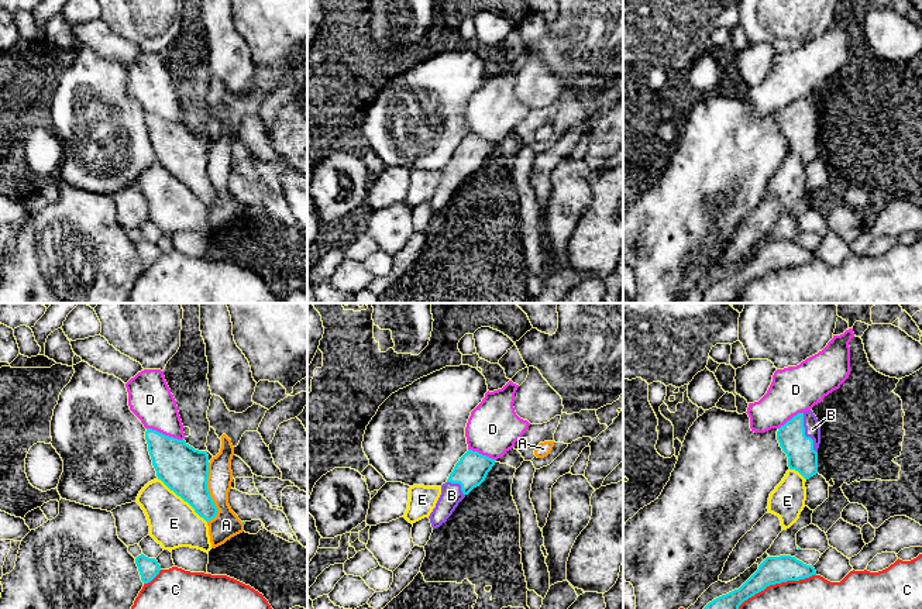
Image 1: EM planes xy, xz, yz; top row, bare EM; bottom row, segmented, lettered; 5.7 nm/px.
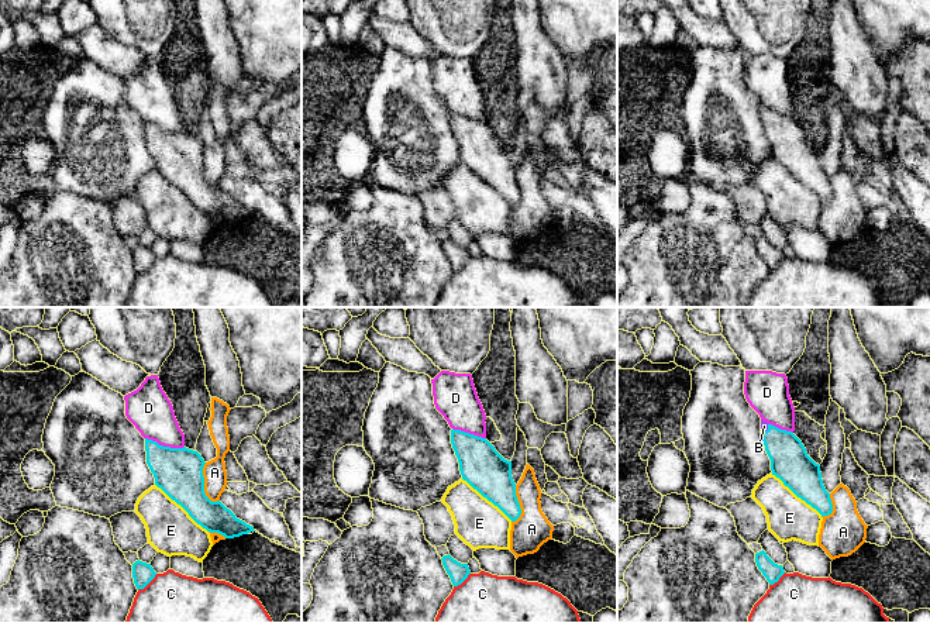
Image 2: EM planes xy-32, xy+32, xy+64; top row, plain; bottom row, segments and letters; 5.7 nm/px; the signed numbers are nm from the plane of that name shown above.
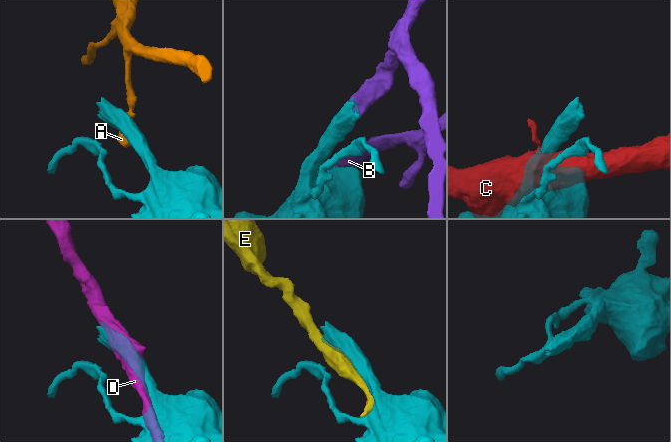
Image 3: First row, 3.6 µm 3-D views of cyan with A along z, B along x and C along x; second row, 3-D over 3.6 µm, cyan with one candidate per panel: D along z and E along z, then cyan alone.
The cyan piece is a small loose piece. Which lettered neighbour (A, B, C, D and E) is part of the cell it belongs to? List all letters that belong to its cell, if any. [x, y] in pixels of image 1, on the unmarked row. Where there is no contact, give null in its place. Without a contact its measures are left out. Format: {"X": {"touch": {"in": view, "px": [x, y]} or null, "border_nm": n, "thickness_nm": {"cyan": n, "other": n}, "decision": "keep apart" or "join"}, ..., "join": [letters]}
{"A": {"touch": {"in": "xy", "px": [209, 176]}, "border_nm": 340, "thickness_nm": {"cyan": 280, "other": 160}, "decision": "keep apart"}, "B": {"touch": {"in": "yz", "px": [804, 119]}, "border_nm": 240, "thickness_nm": {"cyan": 160, "other": 90}, "decision": "join"}, "C": {"touch": {"in": "yz", "px": [773, 268]}, "border_nm": 500, "thickness_nm": {"cyan": 160, "other": 440}, "decision": "keep apart"}, "D": {"touch": {"in": "xy", "px": [164, 119]}, "border_nm": 220, "thickness_nm": {"cyan": 280, "other": 240}, "decision": "keep apart"}, "E": {"touch": {"in": "xy", "px": [182, 182]}, "border_nm": 380, "thickness_nm": {"cyan": 280, "other": 280}, "decision": "keep apart"}, "join": ["B"]}

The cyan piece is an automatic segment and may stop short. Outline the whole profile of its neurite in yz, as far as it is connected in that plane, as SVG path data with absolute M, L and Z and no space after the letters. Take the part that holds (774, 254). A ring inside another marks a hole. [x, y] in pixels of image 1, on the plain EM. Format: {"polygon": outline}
{"polygon": "M791 240L767 241L758 254L739 272L709 286L702 303L725 303L737 299L739 290L770 269L799 265L816 259L812 250Z"}

